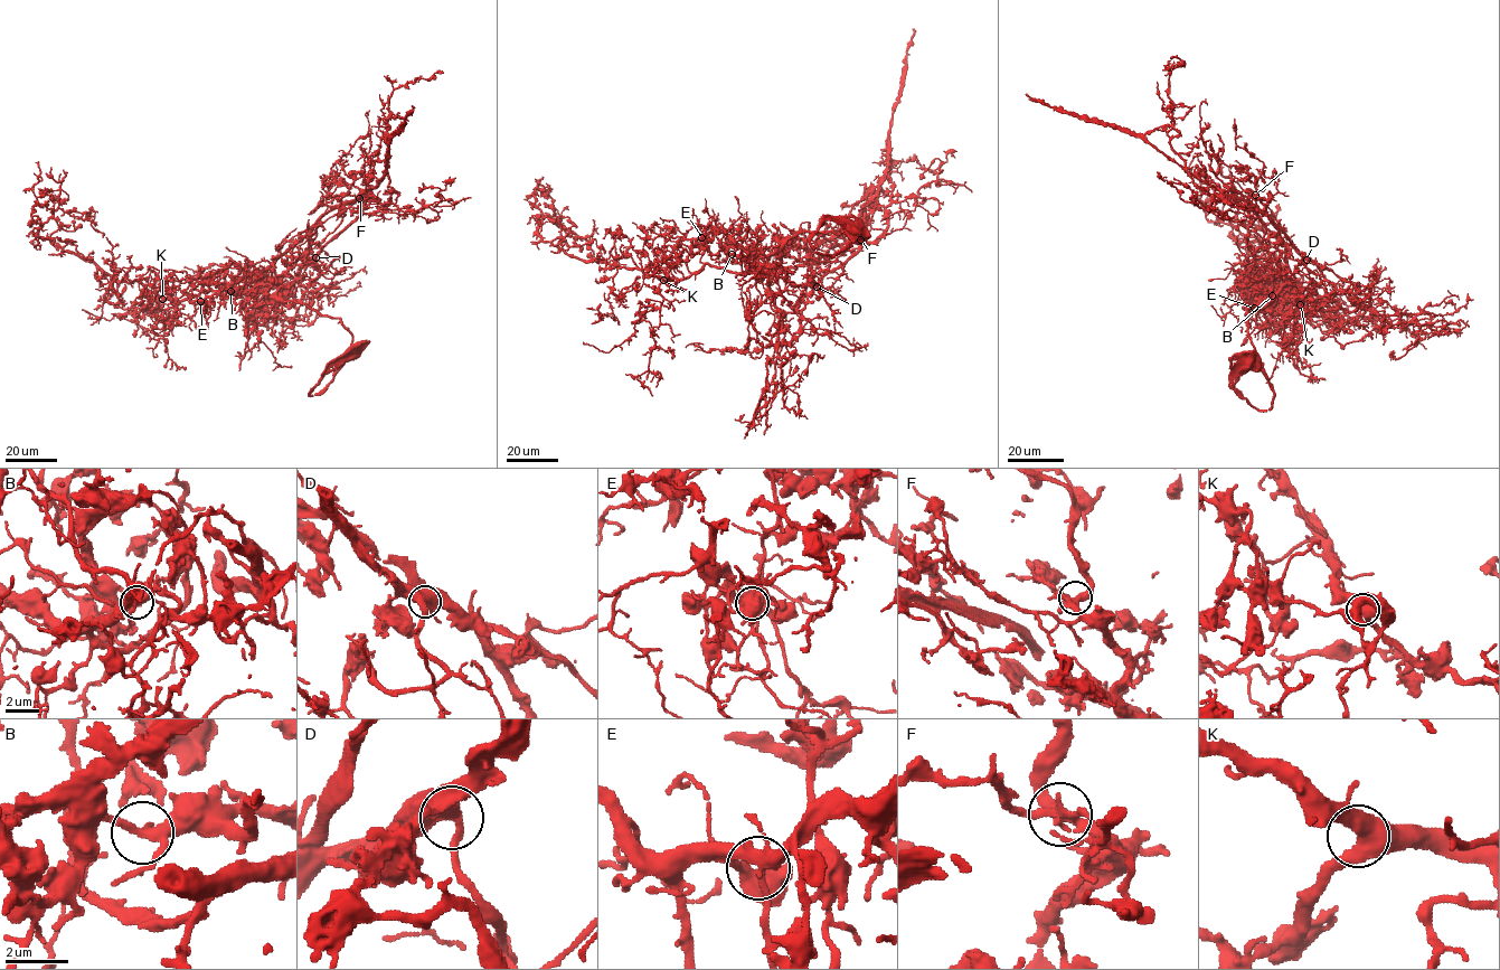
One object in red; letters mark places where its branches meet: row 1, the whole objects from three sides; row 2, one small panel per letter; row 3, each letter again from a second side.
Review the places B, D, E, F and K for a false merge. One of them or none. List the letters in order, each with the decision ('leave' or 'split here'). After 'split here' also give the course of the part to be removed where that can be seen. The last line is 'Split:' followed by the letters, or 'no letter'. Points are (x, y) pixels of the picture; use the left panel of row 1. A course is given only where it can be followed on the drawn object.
B: split here; course (230, 291), (228, 286), (262, 273), (324, 215), (376, 185), (385, 171), (392, 138), (402, 128), (411, 105)
D: leave
E: leave
F: leave
K: leave
Split: B

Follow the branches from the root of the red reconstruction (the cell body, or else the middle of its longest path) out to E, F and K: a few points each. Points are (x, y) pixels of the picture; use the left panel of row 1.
E: (352, 352), (310, 395), (331, 380), (348, 354), (352, 336), (338, 318), (254, 290), (222, 290), (200, 301)
F: (352, 352), (310, 395), (332, 378), (352, 336), (338, 318), (276, 292), (305, 251), (359, 215), (359, 198)
K: (352, 352), (310, 395), (348, 354), (352, 336), (338, 318), (211, 282), (184, 300), (162, 299)

